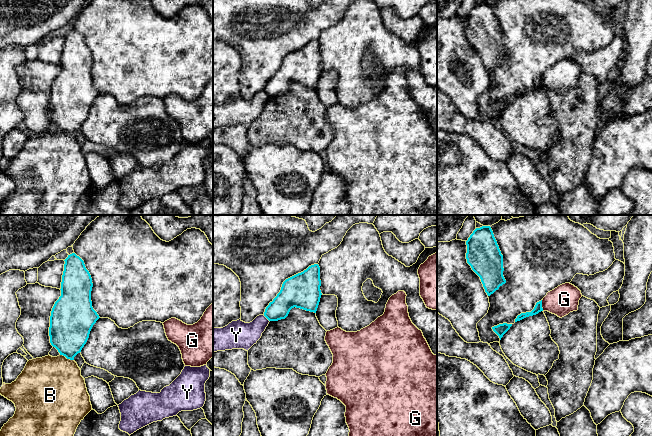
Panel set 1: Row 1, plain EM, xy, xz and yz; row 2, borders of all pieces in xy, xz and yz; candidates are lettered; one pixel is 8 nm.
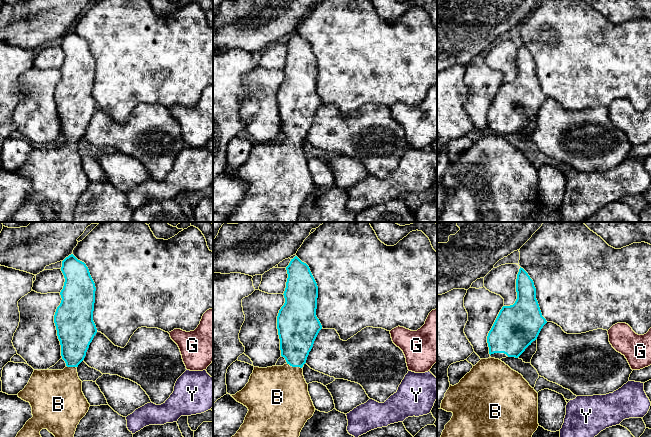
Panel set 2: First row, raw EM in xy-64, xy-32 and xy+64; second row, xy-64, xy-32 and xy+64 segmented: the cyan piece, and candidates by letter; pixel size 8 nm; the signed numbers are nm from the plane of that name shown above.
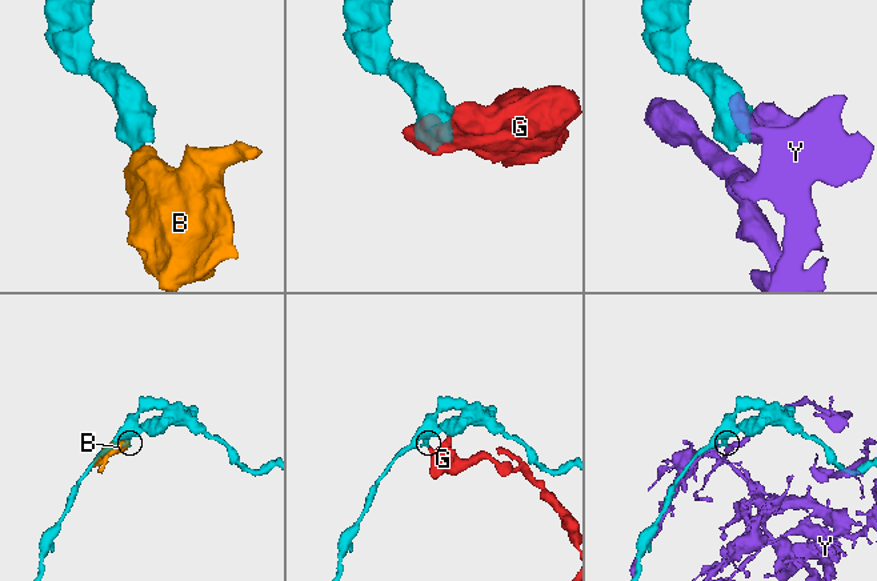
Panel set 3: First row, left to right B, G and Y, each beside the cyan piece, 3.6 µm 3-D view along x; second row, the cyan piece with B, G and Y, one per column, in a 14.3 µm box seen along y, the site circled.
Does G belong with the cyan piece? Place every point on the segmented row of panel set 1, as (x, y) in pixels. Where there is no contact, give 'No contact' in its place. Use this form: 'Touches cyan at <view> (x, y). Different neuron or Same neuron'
Touches cyan at yz (541, 305). Different neuron

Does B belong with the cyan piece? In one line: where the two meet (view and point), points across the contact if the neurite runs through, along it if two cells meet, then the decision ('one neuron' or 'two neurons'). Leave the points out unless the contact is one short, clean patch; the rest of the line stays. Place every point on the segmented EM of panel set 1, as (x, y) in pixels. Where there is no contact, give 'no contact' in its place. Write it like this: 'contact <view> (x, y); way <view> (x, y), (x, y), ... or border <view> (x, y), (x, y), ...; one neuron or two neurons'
contact xy (67, 358); way xy (69, 330), (67, 358), (60, 378), (54, 386); one neuron

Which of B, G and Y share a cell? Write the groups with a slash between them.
B / G / Y

